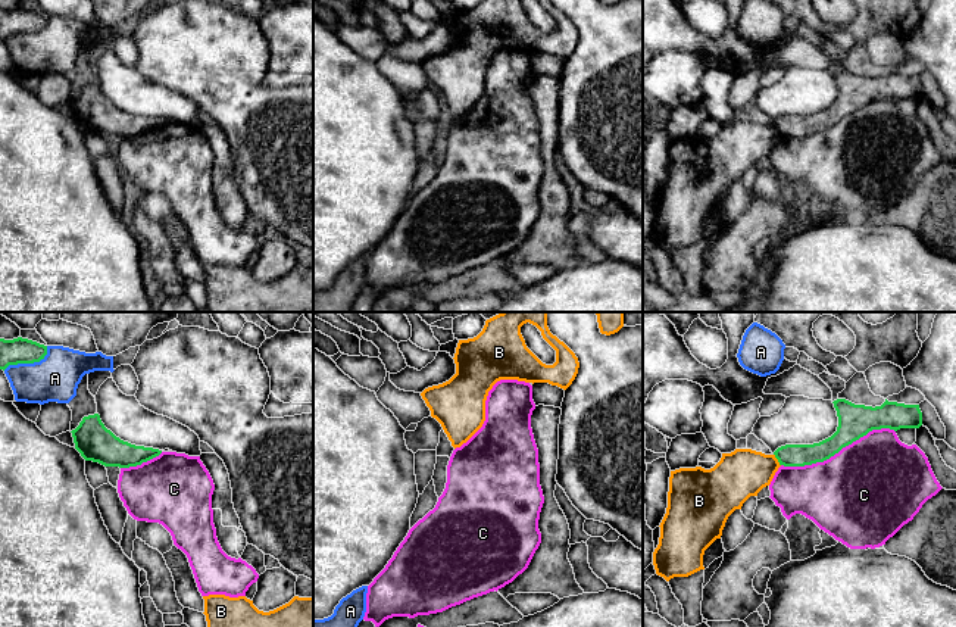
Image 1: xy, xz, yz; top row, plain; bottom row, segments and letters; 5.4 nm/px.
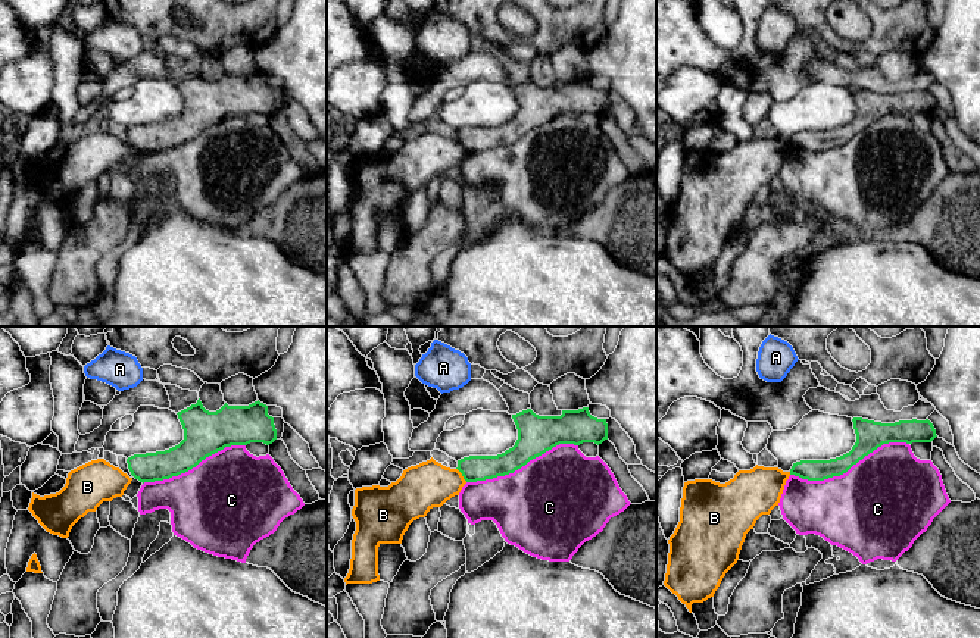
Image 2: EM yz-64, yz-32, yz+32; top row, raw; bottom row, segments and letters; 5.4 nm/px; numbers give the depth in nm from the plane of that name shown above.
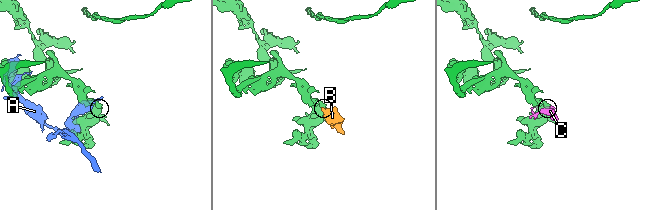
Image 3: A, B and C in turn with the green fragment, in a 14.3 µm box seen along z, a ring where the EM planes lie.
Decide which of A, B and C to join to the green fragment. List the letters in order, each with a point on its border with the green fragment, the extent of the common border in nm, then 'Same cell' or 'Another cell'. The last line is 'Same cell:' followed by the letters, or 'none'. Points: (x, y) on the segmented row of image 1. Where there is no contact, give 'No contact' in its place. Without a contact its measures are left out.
A: Touches green at xy (28, 362). Shared border 280 nm. Another cell
B: Touches green at yz (777, 458). Shared border 80 nm. Another cell
C: Touches green at yz (837, 452). Shared border 650 nm. Another cell
Same cell: none

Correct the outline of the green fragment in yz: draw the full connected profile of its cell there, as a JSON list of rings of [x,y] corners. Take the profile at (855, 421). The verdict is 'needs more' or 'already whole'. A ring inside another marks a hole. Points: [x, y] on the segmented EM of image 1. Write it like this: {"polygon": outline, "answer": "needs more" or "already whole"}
{"polygon": [[[837,399],[832,403],[838,417],[837,431],[819,443],[778,447],[774,455],[780,465],[805,467],[824,462],[872,430],[890,428],[897,431],[922,425],[919,405],[905,405],[887,399],[875,408],[855,405],[846,399]]], "answer": "already whole"}

